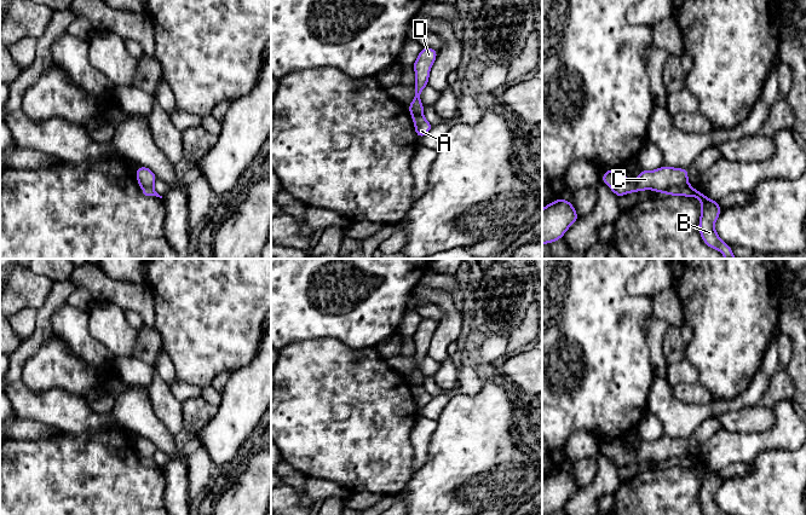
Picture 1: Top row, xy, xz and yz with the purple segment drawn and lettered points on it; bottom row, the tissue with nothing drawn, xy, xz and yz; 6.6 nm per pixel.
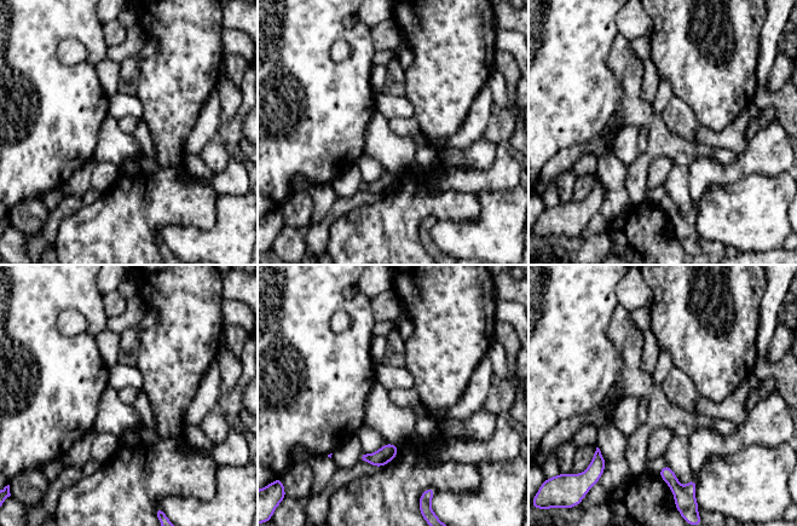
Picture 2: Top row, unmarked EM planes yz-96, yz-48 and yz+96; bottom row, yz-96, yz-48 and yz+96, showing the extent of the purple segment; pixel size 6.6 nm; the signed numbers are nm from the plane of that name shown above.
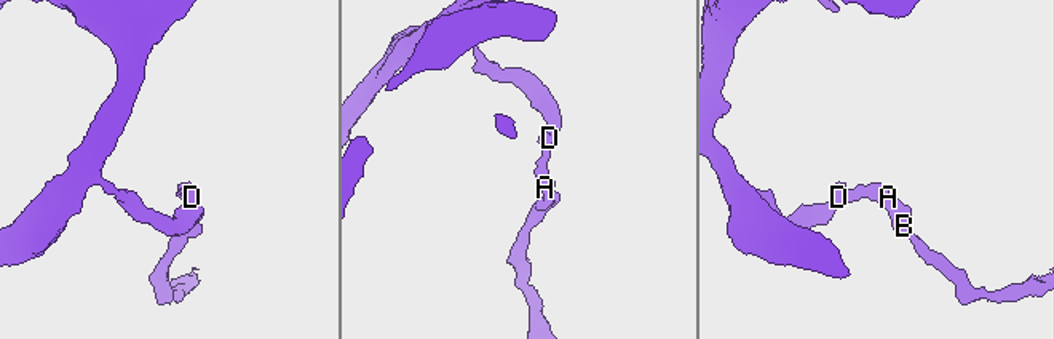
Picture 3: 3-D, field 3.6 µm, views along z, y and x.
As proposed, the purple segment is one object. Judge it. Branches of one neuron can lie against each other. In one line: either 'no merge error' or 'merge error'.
merge error

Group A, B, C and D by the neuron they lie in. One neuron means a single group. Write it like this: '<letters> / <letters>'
A B / C D

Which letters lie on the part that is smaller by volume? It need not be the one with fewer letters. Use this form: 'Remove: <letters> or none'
Remove: A, B

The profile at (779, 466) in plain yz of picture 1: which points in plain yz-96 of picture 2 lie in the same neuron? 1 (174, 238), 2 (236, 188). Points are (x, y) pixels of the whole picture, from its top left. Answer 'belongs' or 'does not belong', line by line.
1: belongs
2: does not belong

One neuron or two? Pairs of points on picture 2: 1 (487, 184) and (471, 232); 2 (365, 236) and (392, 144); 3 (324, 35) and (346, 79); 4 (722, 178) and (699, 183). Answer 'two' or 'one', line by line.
1: two
2: two
3: one
4: one

